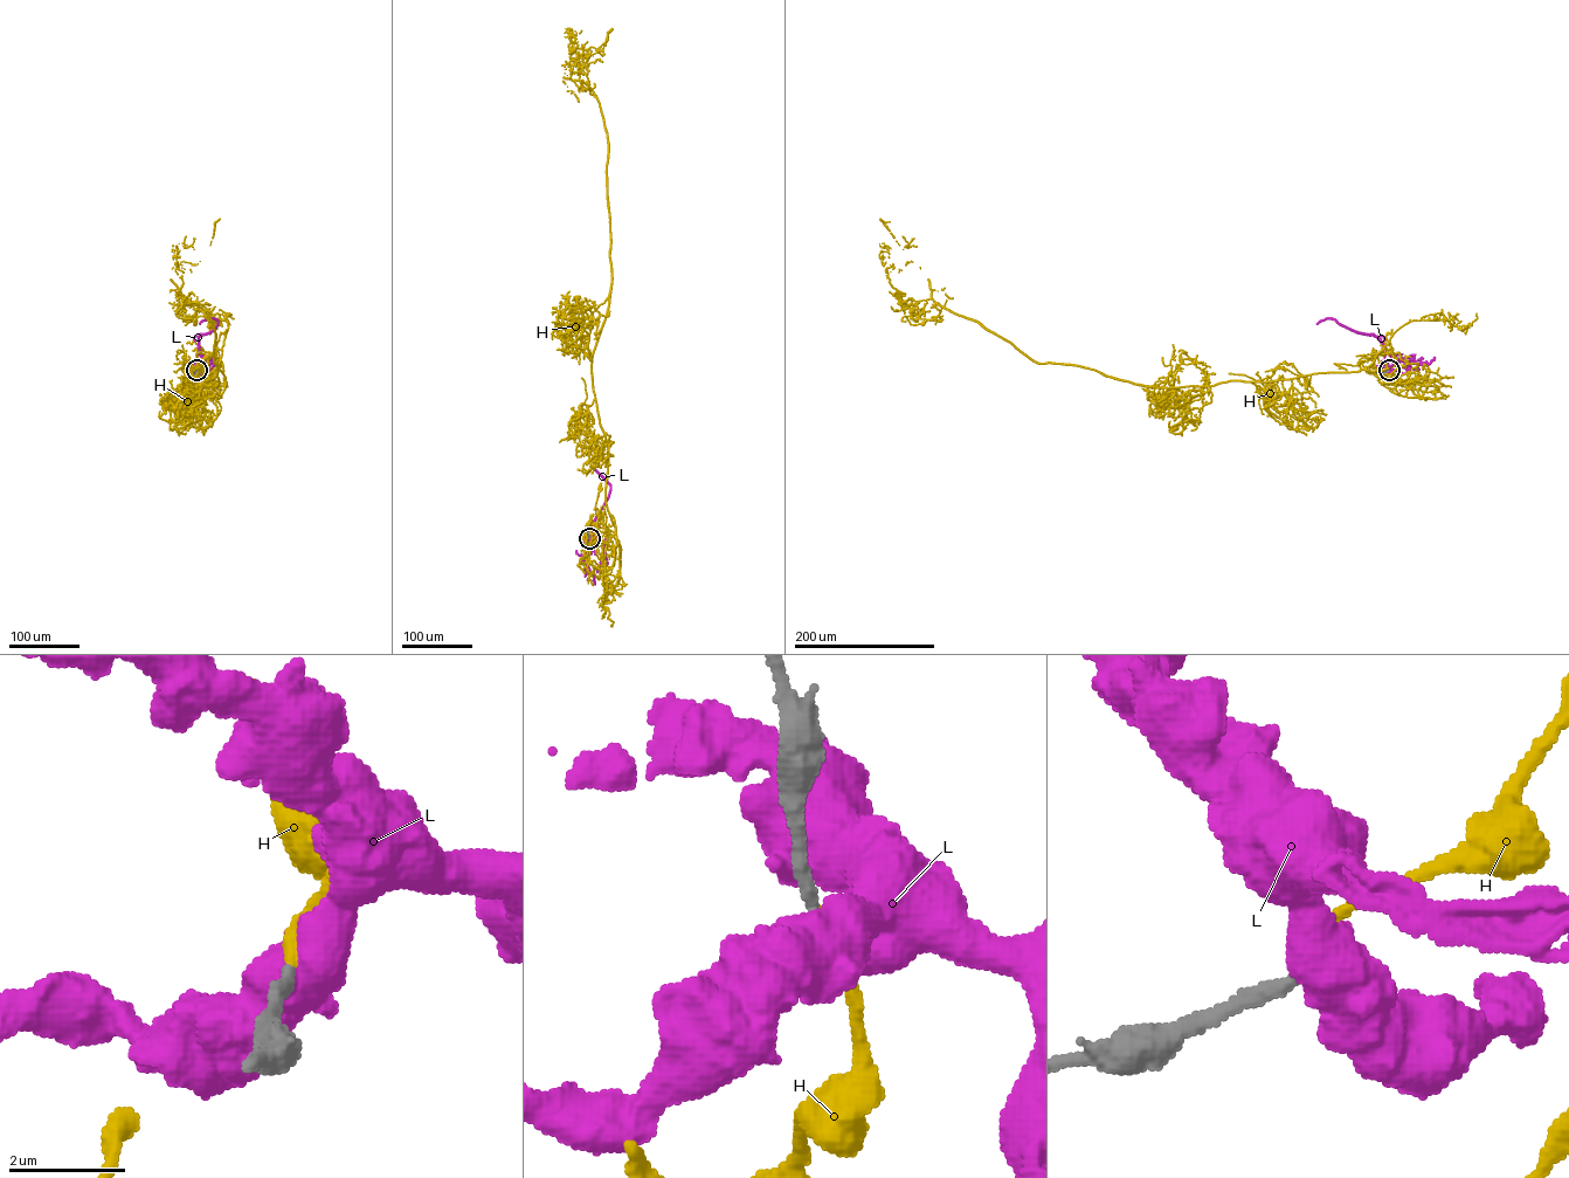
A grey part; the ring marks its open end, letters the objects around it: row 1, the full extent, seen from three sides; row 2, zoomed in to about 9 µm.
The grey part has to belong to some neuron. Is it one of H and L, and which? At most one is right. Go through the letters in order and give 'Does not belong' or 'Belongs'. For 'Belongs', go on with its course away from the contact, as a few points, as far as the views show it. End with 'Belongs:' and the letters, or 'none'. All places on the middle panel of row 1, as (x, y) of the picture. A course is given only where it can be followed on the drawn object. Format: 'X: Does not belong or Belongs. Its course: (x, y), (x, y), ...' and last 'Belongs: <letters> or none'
H: Belongs. Its course: (589, 538), (589, 562), (610, 569), (592, 373), (612, 281), (608, 137), (568, 35), (593, 56), (613, 28)
L: Does not belong
Belongs: H

